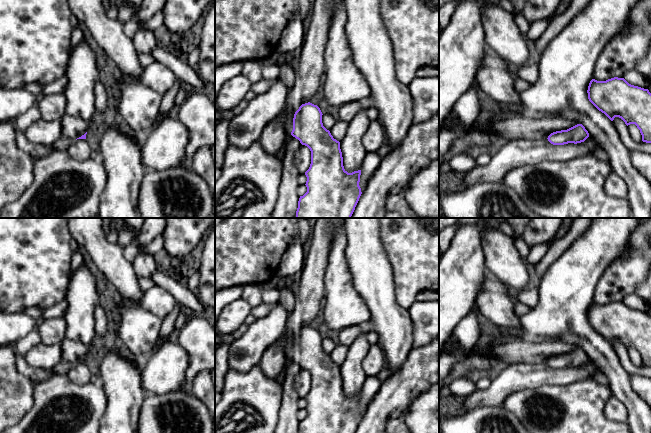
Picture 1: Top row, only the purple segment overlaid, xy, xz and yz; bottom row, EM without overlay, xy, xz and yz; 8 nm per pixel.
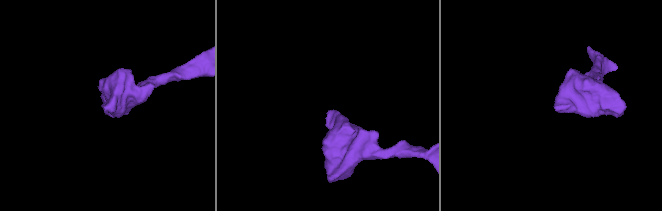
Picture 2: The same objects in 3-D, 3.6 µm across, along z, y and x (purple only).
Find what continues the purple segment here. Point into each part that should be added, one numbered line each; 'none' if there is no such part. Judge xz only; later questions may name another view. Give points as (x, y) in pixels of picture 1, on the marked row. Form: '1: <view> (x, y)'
1: xz (285, 116)

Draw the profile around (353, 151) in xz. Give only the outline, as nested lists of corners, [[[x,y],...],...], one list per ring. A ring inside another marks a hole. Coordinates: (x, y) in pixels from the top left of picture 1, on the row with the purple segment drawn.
[[[370,102],[348,122],[346,135],[340,141],[343,166],[348,173],[360,170],[368,154],[363,145],[362,138],[371,123],[366,116],[366,110],[369,105]]]

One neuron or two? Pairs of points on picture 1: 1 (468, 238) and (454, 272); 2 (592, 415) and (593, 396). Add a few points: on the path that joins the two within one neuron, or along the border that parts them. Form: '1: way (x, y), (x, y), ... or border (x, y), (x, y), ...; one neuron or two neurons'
1: way (466, 246), (462, 264); one neuron
2: way (592, 410), (592, 401); one neuron

